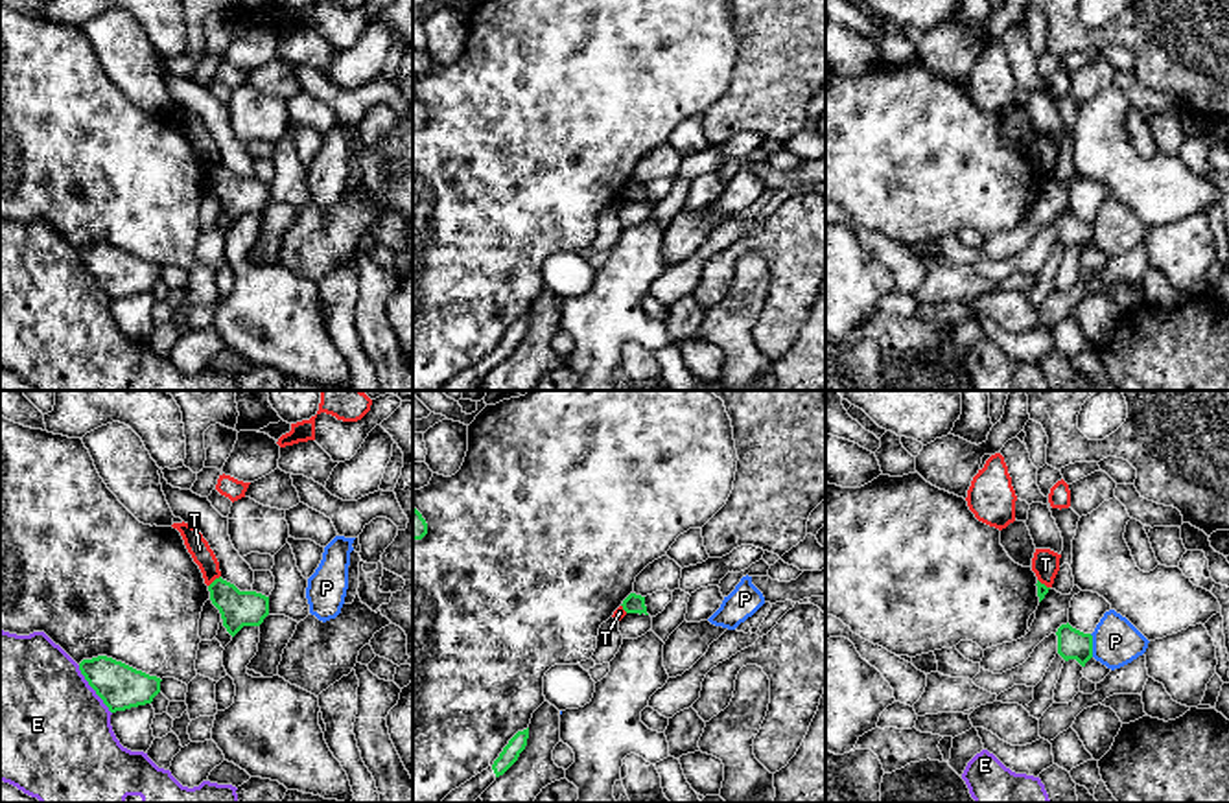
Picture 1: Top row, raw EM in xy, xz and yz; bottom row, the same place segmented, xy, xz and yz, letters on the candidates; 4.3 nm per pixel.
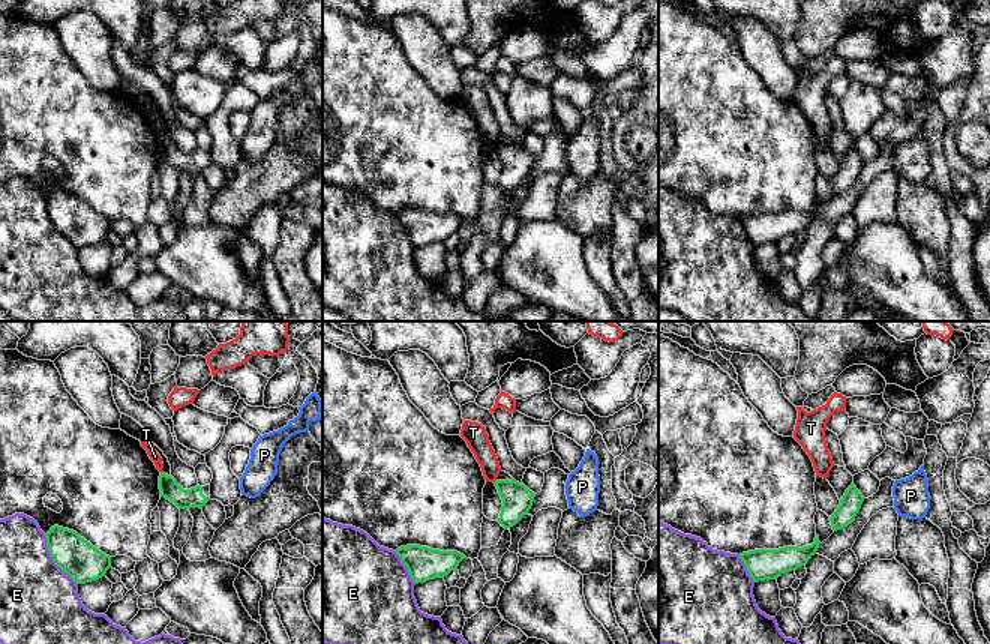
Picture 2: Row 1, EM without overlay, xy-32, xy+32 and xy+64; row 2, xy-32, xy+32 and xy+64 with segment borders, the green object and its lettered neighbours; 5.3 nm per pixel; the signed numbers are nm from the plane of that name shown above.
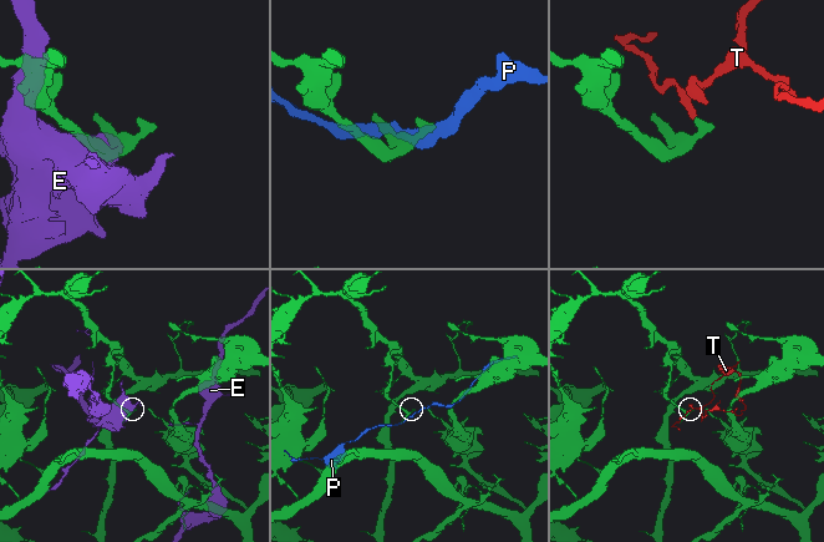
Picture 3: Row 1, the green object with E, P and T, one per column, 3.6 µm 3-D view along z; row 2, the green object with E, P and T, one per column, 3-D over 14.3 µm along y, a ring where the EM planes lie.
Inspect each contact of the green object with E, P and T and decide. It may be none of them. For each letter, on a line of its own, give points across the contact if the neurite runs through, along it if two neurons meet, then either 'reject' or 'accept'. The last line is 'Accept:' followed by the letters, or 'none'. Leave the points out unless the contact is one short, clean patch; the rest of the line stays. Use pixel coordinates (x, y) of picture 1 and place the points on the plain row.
E: reject
P: reject
T: along xy (220, 162), (209, 174) | reject
Accept: none

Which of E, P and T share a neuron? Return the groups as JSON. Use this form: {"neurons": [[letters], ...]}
{"neurons": [["E"], ["P"], ["T"]]}

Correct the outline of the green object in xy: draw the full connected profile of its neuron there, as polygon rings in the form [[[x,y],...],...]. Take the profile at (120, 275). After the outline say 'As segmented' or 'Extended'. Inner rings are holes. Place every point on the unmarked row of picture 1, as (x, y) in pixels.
[[[107,243],[83,247],[79,258],[111,300],[151,291],[160,280],[160,265]]]. As segmented

